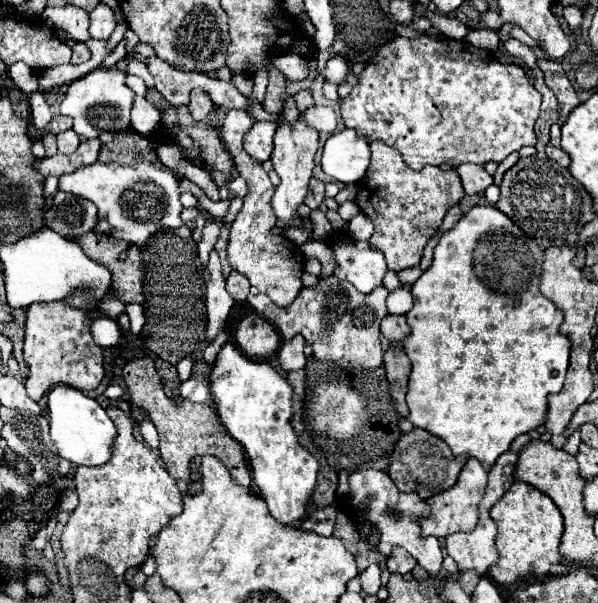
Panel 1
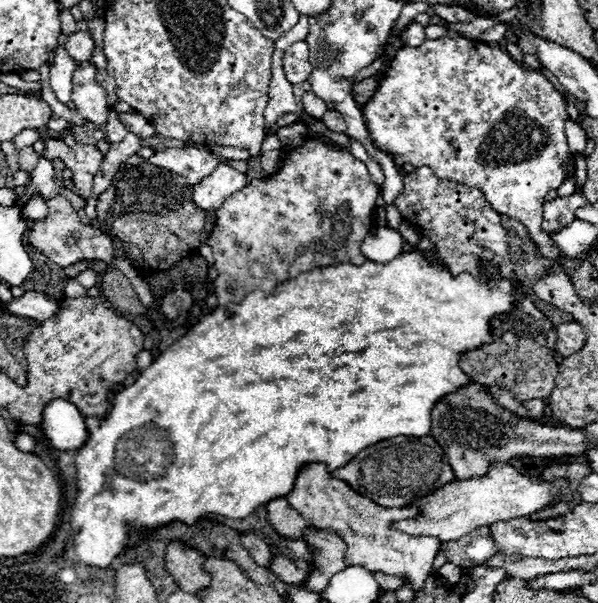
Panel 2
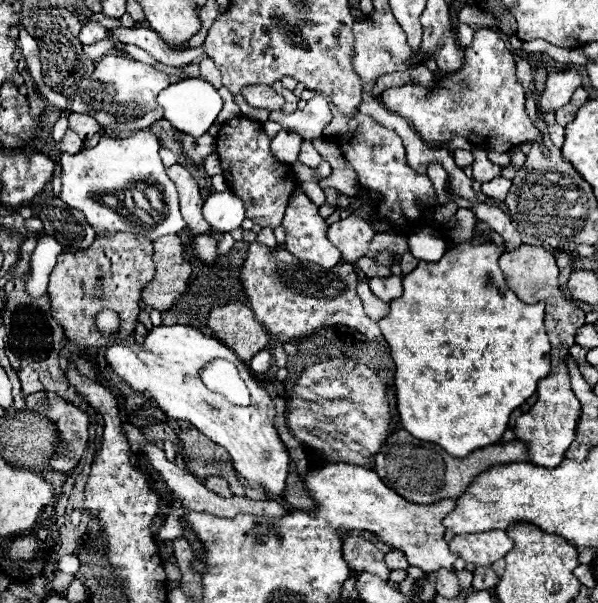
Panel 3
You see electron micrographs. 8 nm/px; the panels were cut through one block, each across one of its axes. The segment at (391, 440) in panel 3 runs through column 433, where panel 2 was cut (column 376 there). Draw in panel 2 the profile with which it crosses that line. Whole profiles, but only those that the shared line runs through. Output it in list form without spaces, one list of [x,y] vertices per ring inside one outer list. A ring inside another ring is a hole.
[[[394,436],[382,442],[376,442],[360,450],[346,466],[332,472],[334,478],[344,480],[358,494],[372,498],[380,506],[408,506],[422,496],[432,494],[440,486],[454,480],[454,472],[448,464],[448,456],[440,444],[428,436]]]

